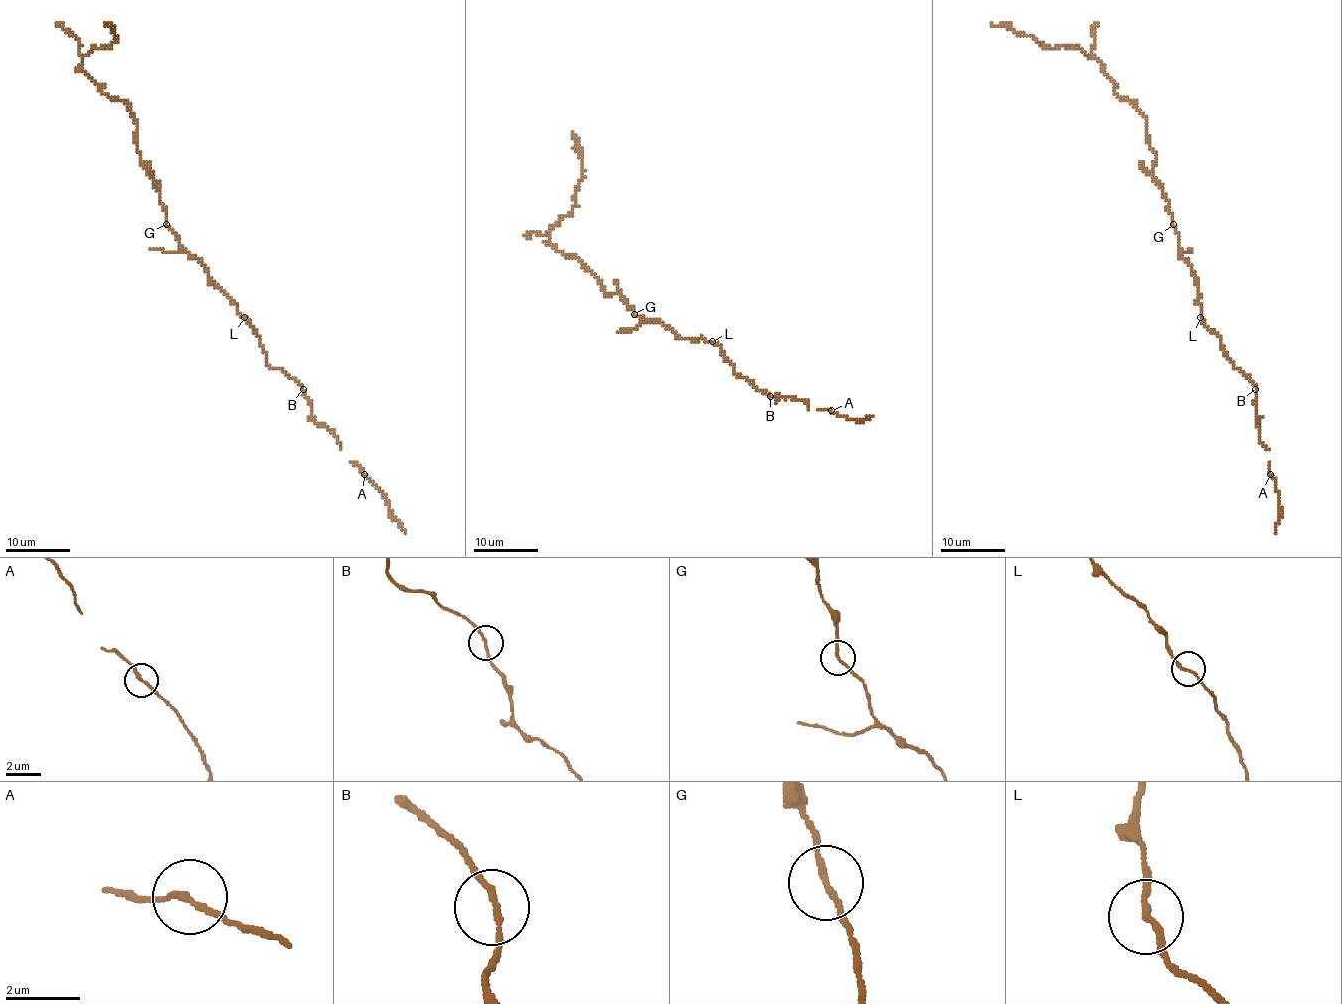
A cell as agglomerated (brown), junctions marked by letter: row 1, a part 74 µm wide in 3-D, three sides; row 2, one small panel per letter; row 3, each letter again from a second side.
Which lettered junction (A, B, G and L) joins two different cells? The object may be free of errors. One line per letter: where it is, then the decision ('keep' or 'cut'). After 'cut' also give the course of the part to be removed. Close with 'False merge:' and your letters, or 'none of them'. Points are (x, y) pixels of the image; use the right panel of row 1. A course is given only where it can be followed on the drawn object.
A: at (1270, 474); keep
B: at (1255, 389); keep
G: at (1173, 224); cut; foreign part runs (1173, 224), (1154, 175), (1147, 120), (1115, 93), (1102, 66), (1078, 48), (1045, 48), (992, 24)
L: at (1200, 317); keep
False merge: G

